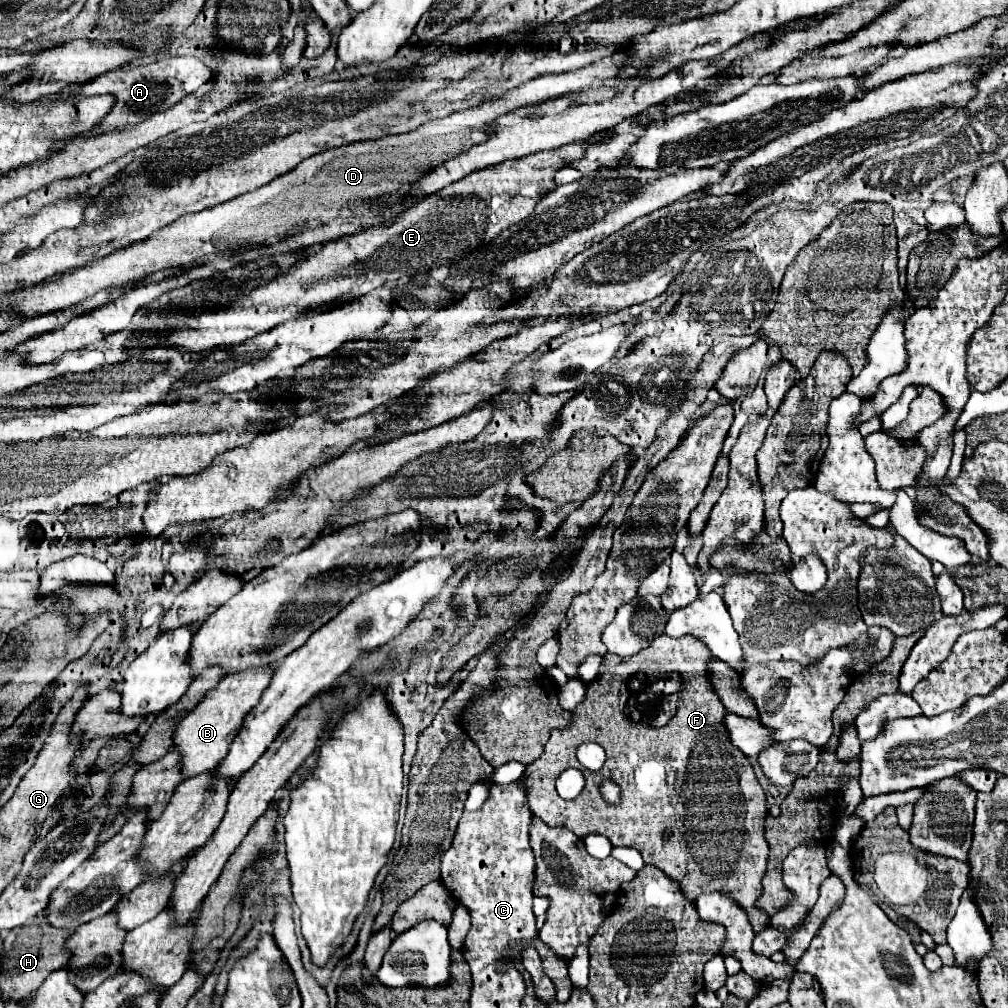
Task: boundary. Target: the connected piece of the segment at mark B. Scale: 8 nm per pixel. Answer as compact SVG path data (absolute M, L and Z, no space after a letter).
M267 667L261 671L243 671L241 675L225 675L211 691L205 693L201 703L195 705L177 725L173 733L173 747L179 751L179 763L183 779L197 777L201 773L211 771L229 751L229 743L233 735L241 729L241 719L247 711L253 709L253 703L261 697L261 691L269 685L269 675L273 675L275 667Z

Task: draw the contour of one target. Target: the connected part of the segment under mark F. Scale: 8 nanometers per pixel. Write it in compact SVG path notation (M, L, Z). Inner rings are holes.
M923 633L897 637L893 659L885 659L885 663L877 663L877 667L853 679L841 705L833 711L835 733L825 745L825 755L821 755L819 765L809 773L811 777L807 775L793 783L791 793L779 805L779 817L767 815L767 795L755 777L751 761L725 735L721 719L727 711L705 675L711 651L699 639L693 639L693 635L679 639L661 635L645 651L623 659L617 667L607 669L603 679L587 687L585 699L571 713L571 723L563 729L553 729L543 755L525 769L529 809L547 825L569 827L581 839L599 833L615 847L637 849L645 863L659 867L669 879L679 883L687 901L695 903L699 895L713 891L729 895L749 915L753 931L761 933L769 927L769 915L789 901L781 879L785 855L797 843L829 845L829 837L821 833L819 821L823 817L841 817L837 775L857 777L859 759L841 765L835 757L841 723L853 723L857 711L863 711L877 695L897 693L899 671L921 637ZM587 741L599 743L607 753L607 761L597 773L585 769L575 757L577 747ZM569 767L585 775L585 787L573 801L561 799L555 791L557 775ZM815 777L827 779L817 785ZM603 779L621 787L619 805L611 805L601 797L599 785ZM667 827L673 829L669 841L663 839Z

